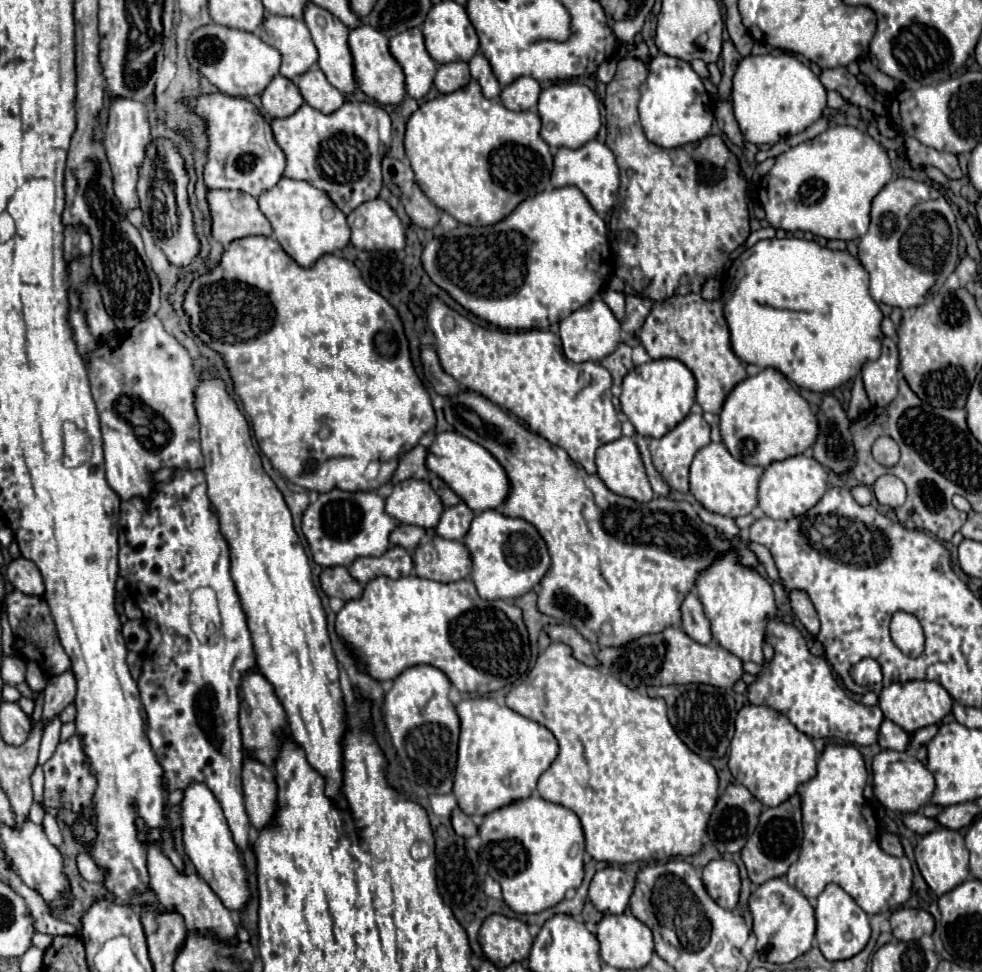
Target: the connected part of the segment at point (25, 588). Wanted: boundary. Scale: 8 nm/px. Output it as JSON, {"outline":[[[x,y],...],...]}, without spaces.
{"outline":[[[20,556],[8,564],[6,578],[14,588],[22,590],[24,594],[36,594],[36,596],[44,594],[40,570],[36,568],[36,564],[32,560],[28,560],[24,556]]]}

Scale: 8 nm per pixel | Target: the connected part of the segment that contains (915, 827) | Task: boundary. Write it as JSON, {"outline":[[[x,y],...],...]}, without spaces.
{"outline":[[[912,812],[912,814],[904,814],[904,826],[920,836],[932,832],[936,828],[936,820],[934,818],[924,818],[920,812]]]}

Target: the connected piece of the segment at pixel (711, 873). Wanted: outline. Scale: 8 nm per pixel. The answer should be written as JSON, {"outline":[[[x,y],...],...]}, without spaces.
{"outline":[[[716,858],[710,864],[706,864],[702,882],[718,906],[726,910],[736,908],[740,894],[740,876],[738,876],[738,866],[732,860]]]}

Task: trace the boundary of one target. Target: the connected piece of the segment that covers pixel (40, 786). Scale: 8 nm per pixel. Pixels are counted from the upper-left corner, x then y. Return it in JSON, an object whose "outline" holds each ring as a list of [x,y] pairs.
{"outline":[[[40,765],[35,768],[31,782],[34,801],[43,805],[44,773]]]}

